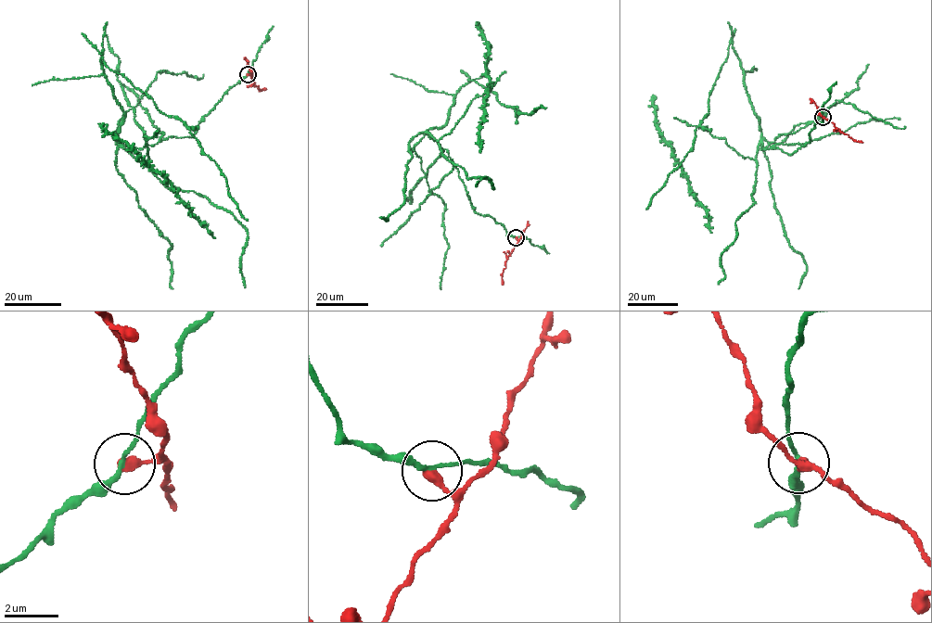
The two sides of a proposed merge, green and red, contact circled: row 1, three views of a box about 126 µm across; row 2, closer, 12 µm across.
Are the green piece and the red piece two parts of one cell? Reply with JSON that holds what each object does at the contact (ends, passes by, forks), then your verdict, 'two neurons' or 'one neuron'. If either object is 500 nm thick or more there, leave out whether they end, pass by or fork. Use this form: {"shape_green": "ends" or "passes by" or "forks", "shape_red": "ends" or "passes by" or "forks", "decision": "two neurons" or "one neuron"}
{"shape_green": "passes by", "shape_red": "ends", "decision": "two neurons"}

